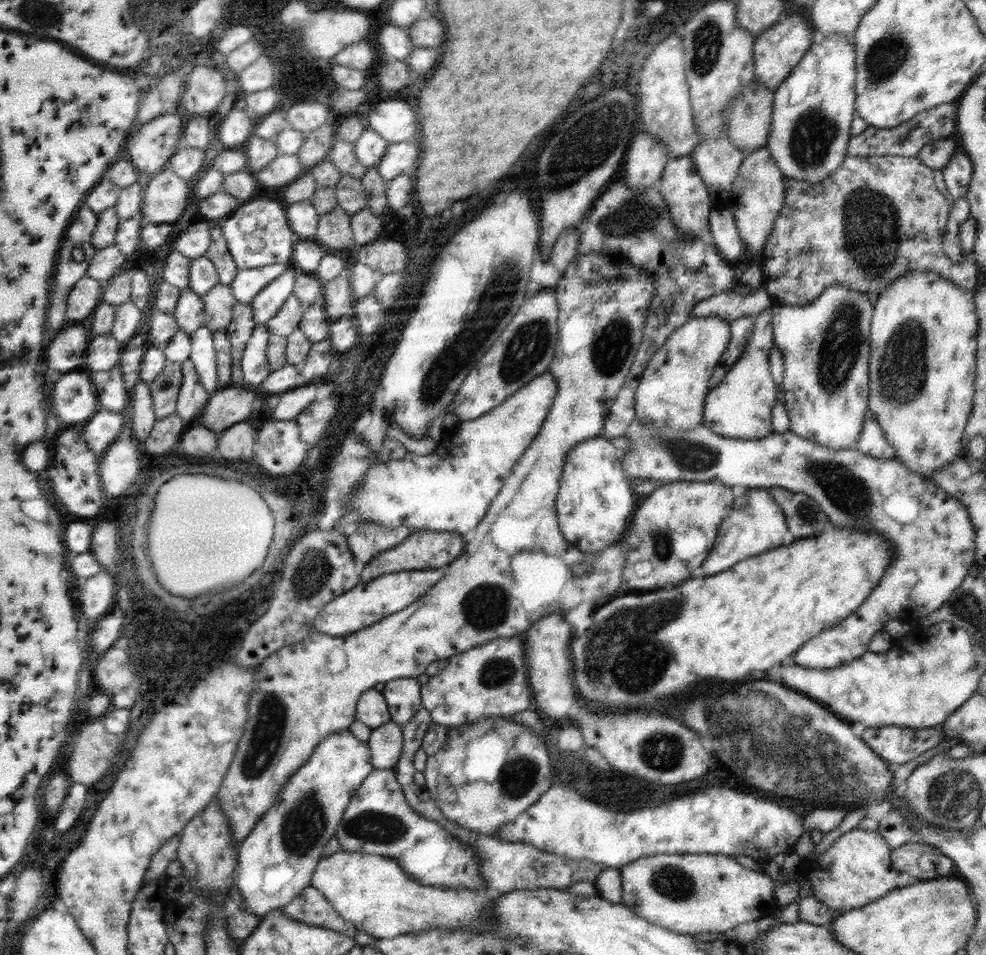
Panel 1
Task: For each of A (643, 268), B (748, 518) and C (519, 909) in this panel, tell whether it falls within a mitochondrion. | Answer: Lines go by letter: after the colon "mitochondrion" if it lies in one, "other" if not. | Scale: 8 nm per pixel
A: other
B: other
C: other

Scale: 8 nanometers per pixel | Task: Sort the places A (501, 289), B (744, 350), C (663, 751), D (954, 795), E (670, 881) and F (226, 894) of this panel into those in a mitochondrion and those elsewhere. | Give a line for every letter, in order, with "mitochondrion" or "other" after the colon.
A: mitochondrion
B: other
C: mitochondrion
D: mitochondrion
E: mitochondrion
F: other

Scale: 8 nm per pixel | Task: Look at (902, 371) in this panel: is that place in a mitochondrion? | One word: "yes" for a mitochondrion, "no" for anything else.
yes

